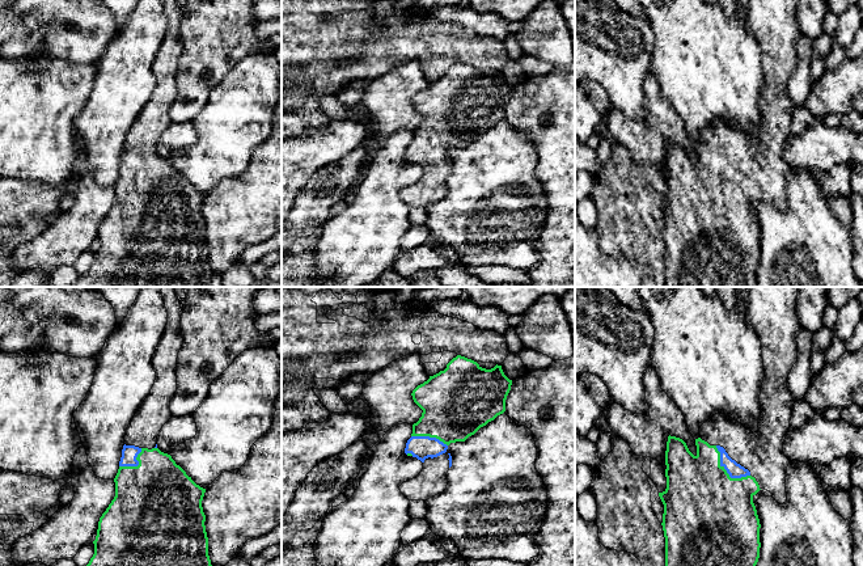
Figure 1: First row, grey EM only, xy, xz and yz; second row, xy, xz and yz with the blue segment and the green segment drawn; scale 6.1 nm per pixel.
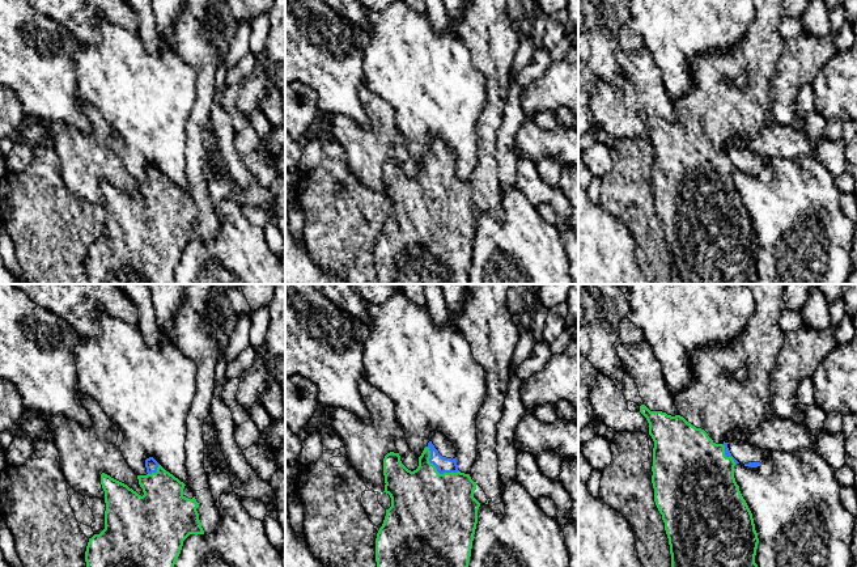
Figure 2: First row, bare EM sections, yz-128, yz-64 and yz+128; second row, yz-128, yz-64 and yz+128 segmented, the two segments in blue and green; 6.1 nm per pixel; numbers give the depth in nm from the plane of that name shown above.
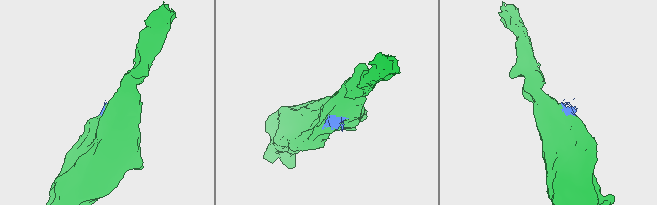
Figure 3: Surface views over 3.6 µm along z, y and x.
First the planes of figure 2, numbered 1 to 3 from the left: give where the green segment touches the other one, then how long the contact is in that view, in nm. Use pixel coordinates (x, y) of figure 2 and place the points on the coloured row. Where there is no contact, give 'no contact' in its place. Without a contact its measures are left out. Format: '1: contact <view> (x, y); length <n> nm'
1: contact yz-128 (155, 472); length 100 nm
2: contact yz-64 (436, 468); length 260 nm
3: contact yz+128 (726, 456); length 150 nm

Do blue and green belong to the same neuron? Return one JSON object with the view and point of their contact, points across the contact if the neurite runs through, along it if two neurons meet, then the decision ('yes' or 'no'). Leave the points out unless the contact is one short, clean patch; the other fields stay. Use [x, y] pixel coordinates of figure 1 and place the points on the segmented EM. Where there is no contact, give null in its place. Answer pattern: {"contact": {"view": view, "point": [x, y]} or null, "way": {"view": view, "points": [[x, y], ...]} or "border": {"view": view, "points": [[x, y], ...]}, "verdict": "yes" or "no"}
{"contact": {"view": "yz", "point": [726, 469]}, "verdict": "yes"}

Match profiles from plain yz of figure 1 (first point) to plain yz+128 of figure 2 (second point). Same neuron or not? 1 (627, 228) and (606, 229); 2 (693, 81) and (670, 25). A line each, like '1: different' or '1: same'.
1: different
2: same

